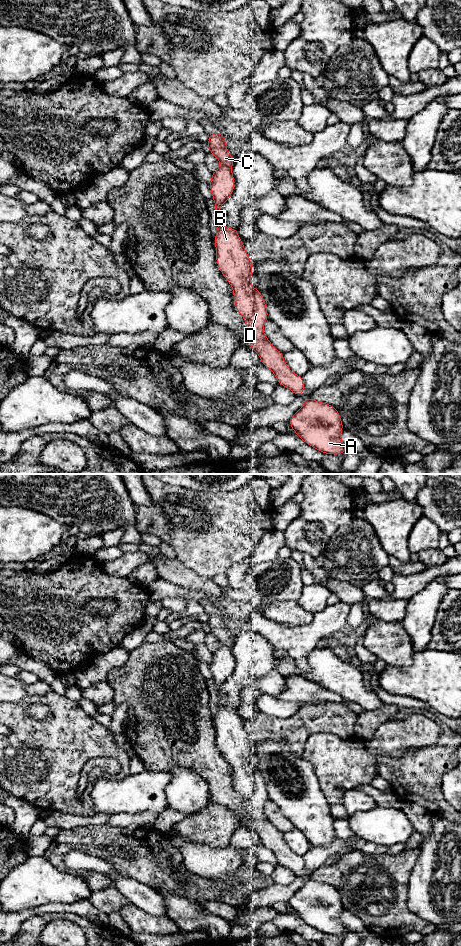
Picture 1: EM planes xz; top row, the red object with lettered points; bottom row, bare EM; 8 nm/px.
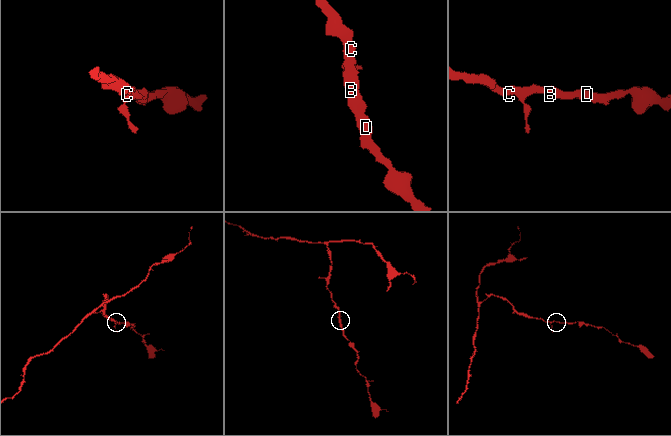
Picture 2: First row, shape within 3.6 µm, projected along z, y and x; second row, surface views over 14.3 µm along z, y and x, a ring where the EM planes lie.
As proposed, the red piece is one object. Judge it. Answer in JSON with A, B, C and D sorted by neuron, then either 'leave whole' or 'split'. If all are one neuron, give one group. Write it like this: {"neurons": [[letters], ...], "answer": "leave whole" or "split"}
{"neurons": [["A", "B", "C", "D"]], "answer": "leave whole"}

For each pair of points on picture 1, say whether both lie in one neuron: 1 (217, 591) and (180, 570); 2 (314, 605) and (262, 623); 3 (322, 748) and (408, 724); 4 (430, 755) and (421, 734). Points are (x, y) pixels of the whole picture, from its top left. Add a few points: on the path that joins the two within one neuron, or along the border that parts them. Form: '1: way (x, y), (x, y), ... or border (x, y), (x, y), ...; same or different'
1: way (208, 587), (189, 579); same
2: border (327, 605), (314, 614); different
3: way (343, 752), (367, 752), (387, 741); same
4: border (441, 728), (435, 743), (404, 755); different

